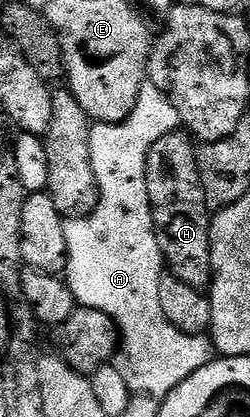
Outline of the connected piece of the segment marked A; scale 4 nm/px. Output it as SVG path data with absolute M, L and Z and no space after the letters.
M145 83L139 92L133 111L119 125L92 124L89 135L89 151L93 159L93 171L99 184L99 202L87 217L64 220L67 244L67 272L65 280L73 291L76 302L85 309L100 309L114 319L119 329L117 364L132 394L156 399L168 397L189 375L213 360L213 346L206 336L182 333L165 319L159 298L159 279L165 262L155 234L155 224L147 190L147 152L161 135L169 135L180 128L177 107L156 87Z

